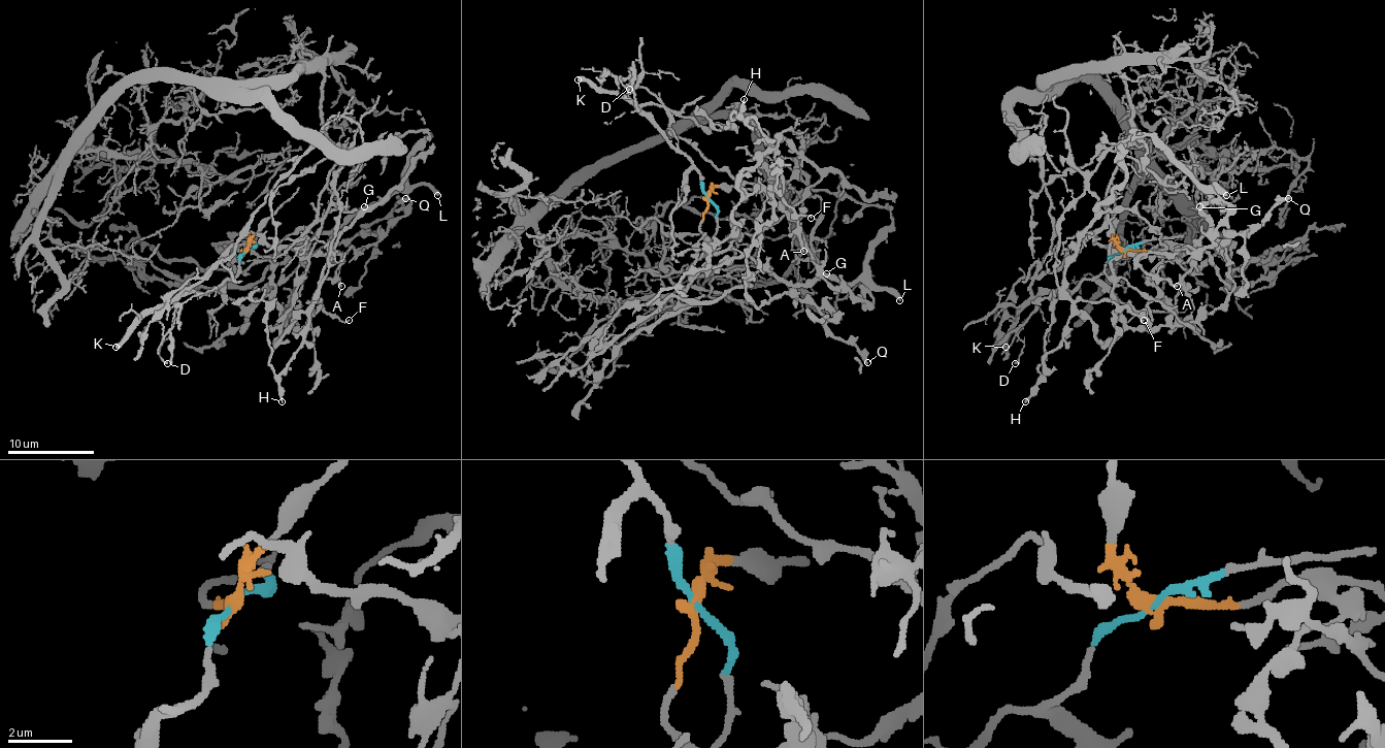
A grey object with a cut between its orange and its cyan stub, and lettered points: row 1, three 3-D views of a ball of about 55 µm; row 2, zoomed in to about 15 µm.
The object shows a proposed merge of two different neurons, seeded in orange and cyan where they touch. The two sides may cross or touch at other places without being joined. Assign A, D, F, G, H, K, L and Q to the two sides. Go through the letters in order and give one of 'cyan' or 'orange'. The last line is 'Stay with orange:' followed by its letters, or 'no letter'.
A: orange
D: cyan
F: orange
G: orange
H: orange
K: cyan
L: orange
Q: orange
Stay with orange: A, F, G, H, L, Q

